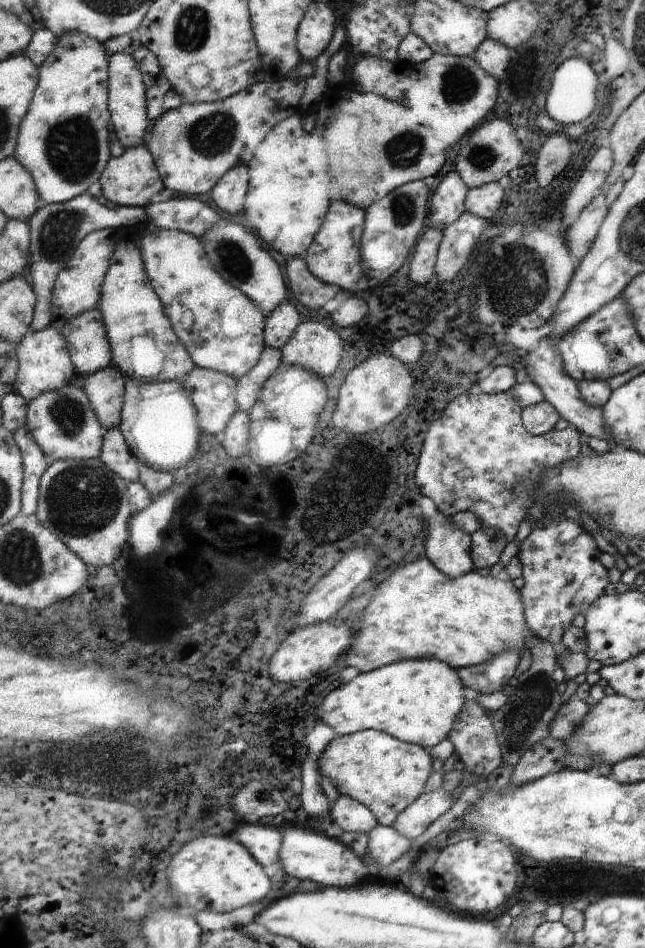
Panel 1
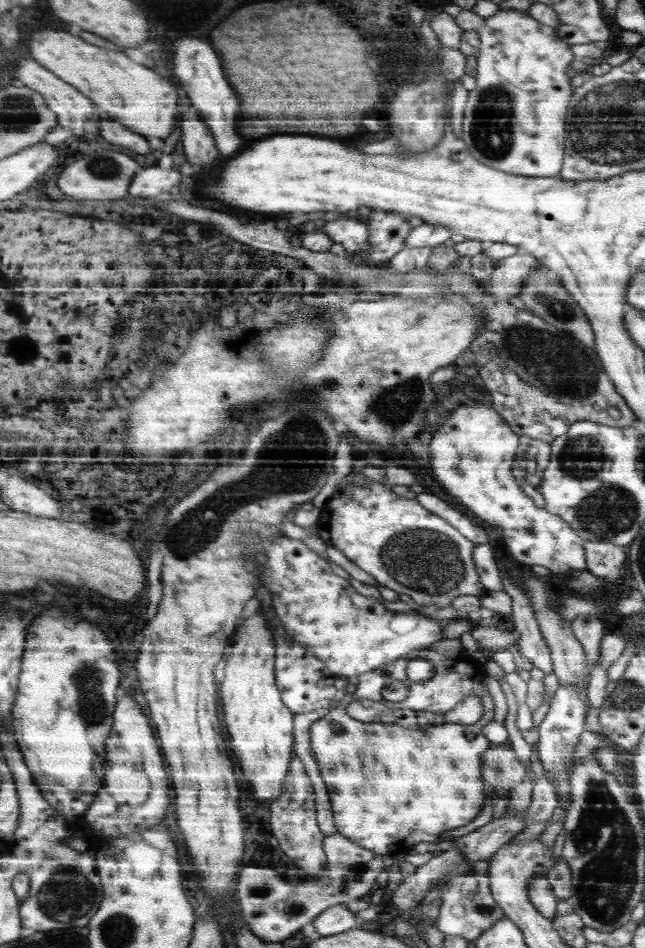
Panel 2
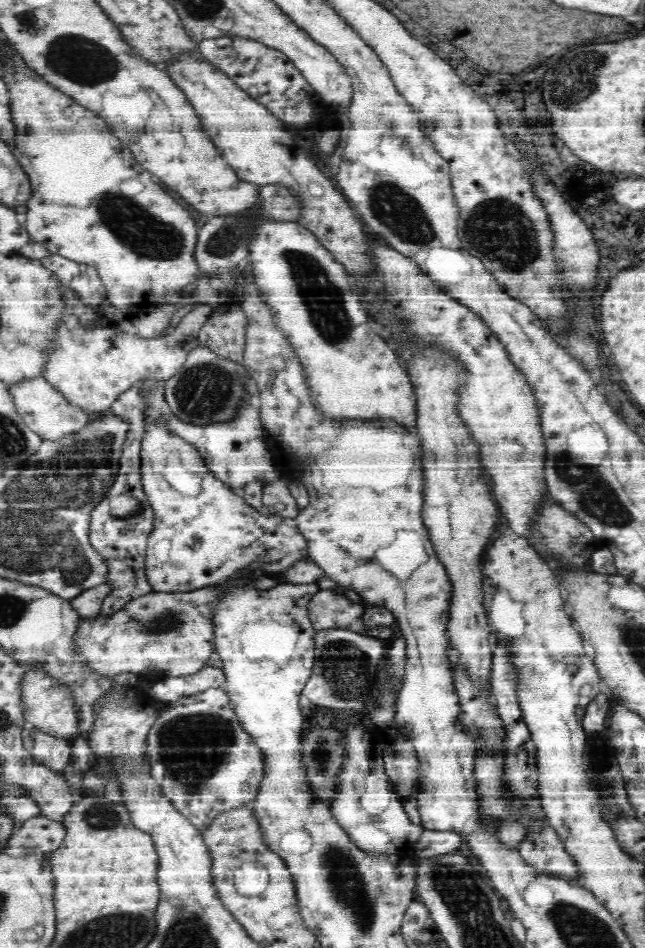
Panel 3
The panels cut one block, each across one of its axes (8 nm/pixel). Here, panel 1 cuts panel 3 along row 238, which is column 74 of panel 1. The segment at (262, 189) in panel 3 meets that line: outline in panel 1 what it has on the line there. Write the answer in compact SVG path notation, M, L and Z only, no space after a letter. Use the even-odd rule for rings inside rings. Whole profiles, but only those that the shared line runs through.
M89 192L79 196L77 200L69 200L65 204L41 204L39 212L31 218L33 228L33 244L31 244L31 266L29 280L37 292L37 312L33 320L33 332L43 332L53 324L53 292L61 272L71 264L79 244L93 232L101 232L117 226L137 226L141 222L149 222L147 208L125 208L125 206L105 206Z

